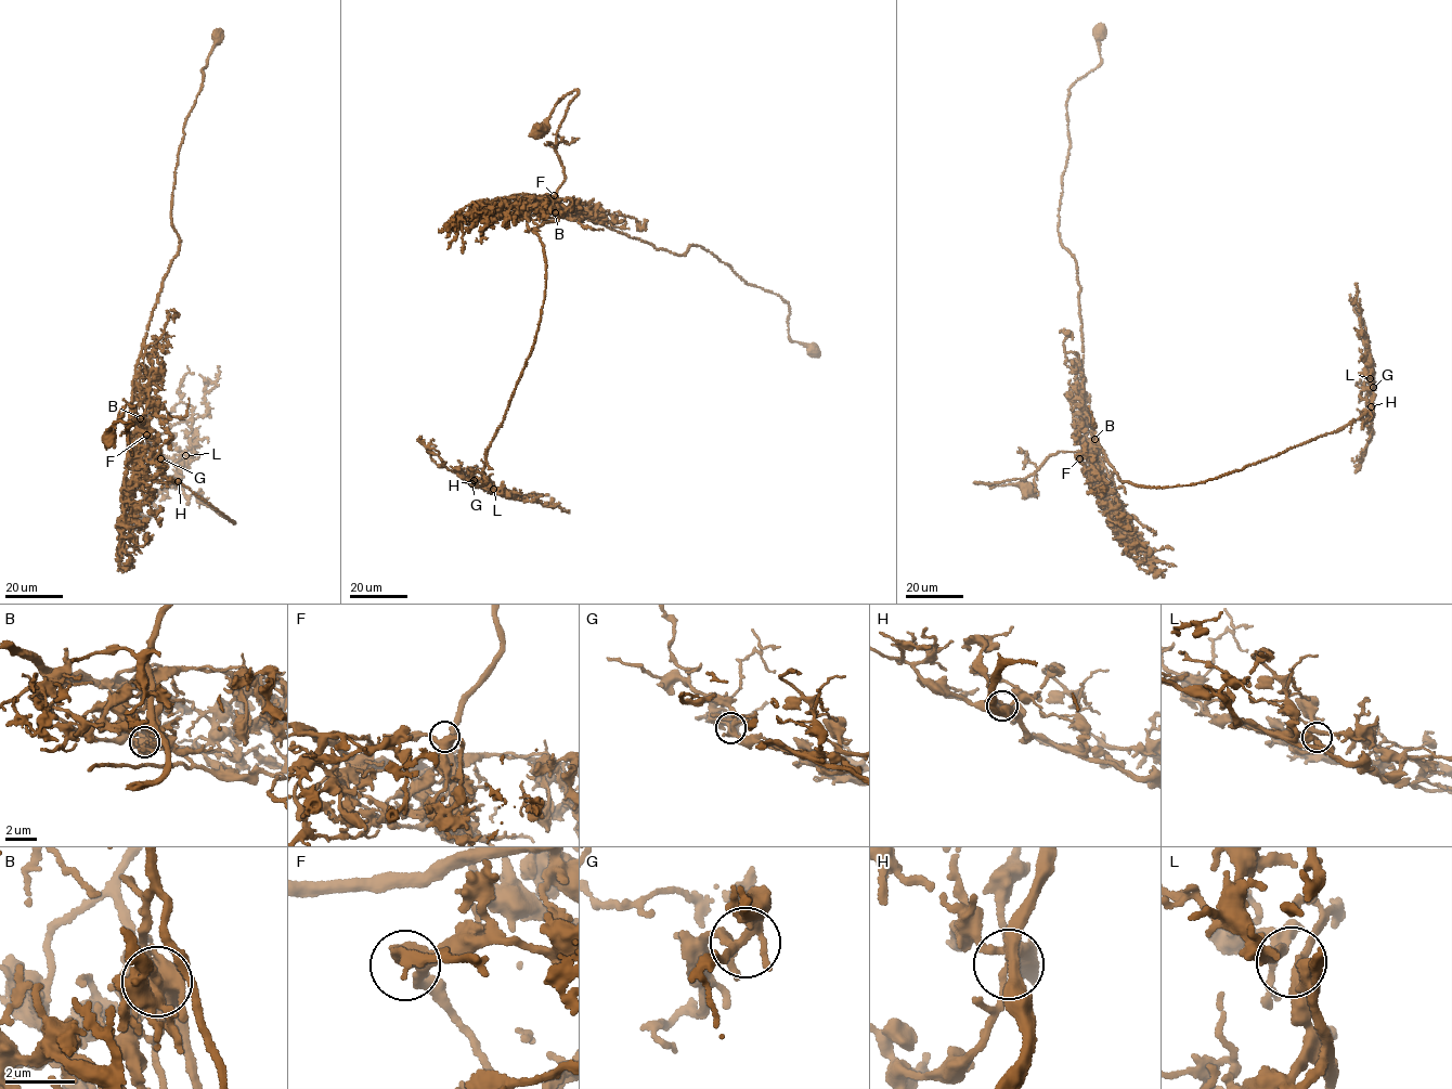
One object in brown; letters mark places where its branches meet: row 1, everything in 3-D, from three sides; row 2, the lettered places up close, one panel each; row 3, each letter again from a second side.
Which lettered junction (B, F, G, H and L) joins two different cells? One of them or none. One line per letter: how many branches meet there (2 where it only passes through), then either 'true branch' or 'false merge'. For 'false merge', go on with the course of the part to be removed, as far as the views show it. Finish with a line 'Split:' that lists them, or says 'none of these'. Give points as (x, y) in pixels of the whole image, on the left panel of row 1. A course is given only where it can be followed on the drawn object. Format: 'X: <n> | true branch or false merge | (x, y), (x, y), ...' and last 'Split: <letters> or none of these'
B: 6 | false merge | (141, 418), (135, 364), (180, 241), (170, 209), (179, 145), (221, 29)
F: 3 | true branch
G: 6 | true branch
H: 5 | true branch
L: 5 | true branch
Split: B

